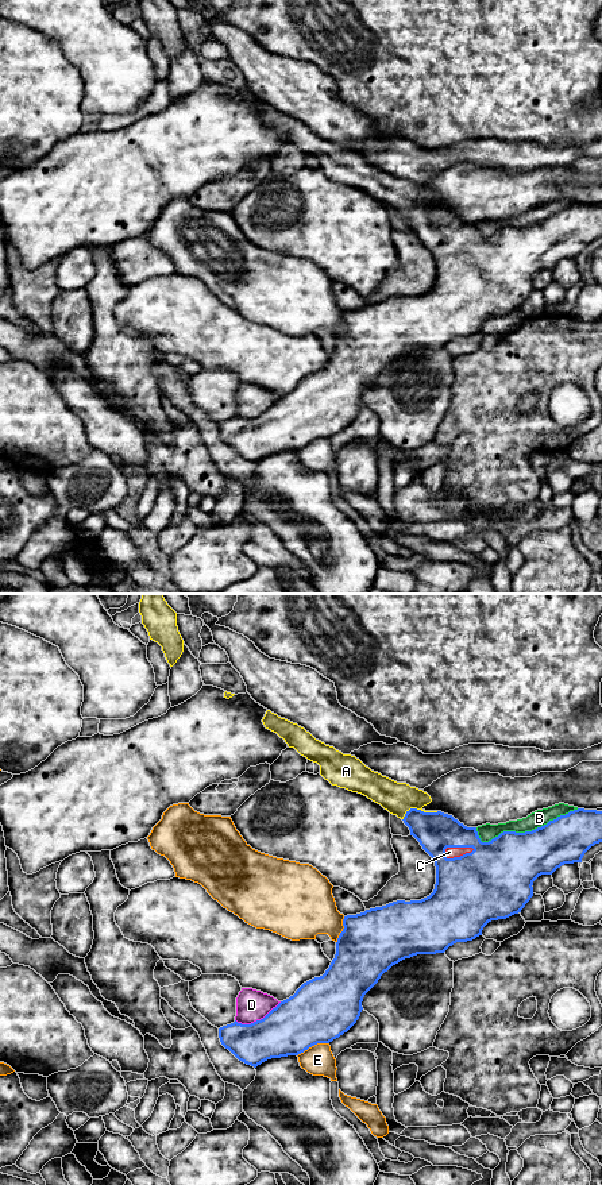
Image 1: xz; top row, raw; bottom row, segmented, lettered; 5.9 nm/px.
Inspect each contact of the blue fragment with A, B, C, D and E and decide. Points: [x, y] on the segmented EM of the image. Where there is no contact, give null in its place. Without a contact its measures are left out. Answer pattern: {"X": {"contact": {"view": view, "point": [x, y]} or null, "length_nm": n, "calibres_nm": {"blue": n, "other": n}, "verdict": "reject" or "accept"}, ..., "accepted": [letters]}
{"A": {"contact": {"view": "xz", "point": [419, 810]}, "length_nm": 220, "calibres_nm": {"blue": 240, "other": 190}, "verdict": "accept"}, "B": {"contact": {"view": "xz", "point": [525, 832]}, "length_nm": 650, "calibres_nm": {"blue": 380, "other": 100}, "verdict": "reject"}, "C": {"contact": {"view": "xz", "point": [460, 856]}, "length_nm": 190, "calibres_nm": {"blue": 440, "other": 60}, "verdict": "accept"}, "D": {"contact": {"view": "xz", "point": [258, 1021]}, "length_nm": 300, "calibres_nm": {"blue": 320, "other": 190}, "verdict": "reject"}, "E": {"contact": {"view": "xz", "point": [312, 1045]}, "length_nm": 200, "calibres_nm": {"blue": 380, "other": 180}, "verdict": "reject"}, "accepted": ["A", "C"]}

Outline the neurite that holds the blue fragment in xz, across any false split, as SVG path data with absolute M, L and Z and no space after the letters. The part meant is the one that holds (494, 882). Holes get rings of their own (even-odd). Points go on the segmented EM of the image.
M270 710L263 719L266 729L277 733L289 748L294 748L301 756L320 765L320 775L332 786L362 794L381 804L390 814L397 815L409 827L422 849L432 857L436 866L436 884L433 892L421 900L397 900L382 907L366 910L343 919L343 931L336 942L336 954L329 968L320 977L304 983L293 996L281 1001L263 1019L251 1024L236 1020L219 1028L221 1045L239 1061L256 1068L271 1058L298 1055L317 1043L329 1043L347 1032L359 1019L363 1010L364 995L378 983L381 976L393 965L417 954L444 953L456 942L472 941L482 935L483 927L498 919L506 919L521 912L533 896L533 881L541 875L552 875L564 864L582 862L584 853L595 844L602 842L602 811L578 808L560 815L547 825L532 831L503 831L489 842L482 842L476 827L467 827L452 815L441 811L425 811L422 807L432 802L431 796L406 783L397 783L378 772L371 771L359 759L343 754L333 746L316 740L304 727Z

